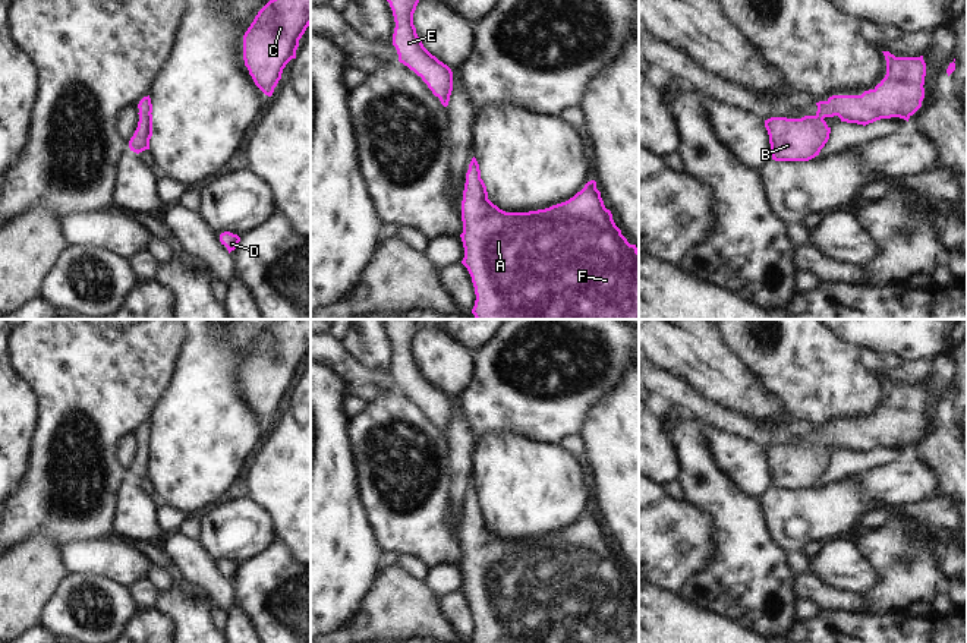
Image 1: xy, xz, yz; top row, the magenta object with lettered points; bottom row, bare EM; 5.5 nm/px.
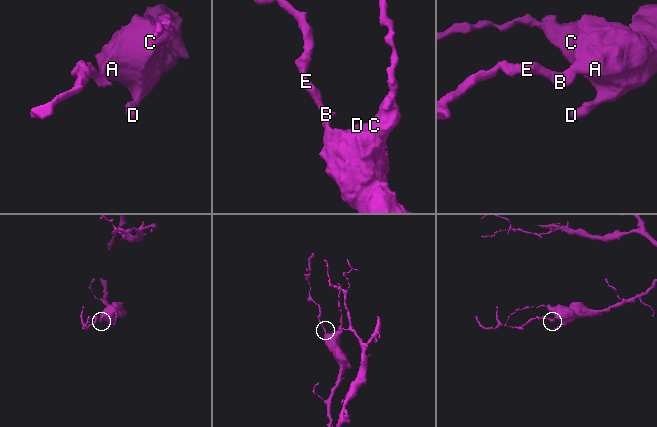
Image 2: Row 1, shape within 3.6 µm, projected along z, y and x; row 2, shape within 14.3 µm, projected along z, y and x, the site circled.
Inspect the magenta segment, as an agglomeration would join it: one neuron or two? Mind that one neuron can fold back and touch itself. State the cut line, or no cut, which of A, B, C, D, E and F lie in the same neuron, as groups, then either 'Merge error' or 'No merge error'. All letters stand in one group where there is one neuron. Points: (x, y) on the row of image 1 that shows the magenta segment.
No split. Groups: A B C D E F. No merge error.

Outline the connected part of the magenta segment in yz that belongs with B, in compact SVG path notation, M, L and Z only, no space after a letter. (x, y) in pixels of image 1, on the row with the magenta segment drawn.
M889 51L882 53L886 75L873 89L862 95L832 95L826 101L819 101L815 116L765 120L772 160L809 161L819 155L831 133L825 117L838 116L841 122L863 126L891 117L908 122L925 98L926 63L923 56L895 57Z

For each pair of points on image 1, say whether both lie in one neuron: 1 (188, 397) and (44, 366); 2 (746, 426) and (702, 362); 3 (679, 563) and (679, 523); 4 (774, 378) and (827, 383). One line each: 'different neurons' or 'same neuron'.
1: different neurons
2: different neurons
3: same neuron
4: same neuron

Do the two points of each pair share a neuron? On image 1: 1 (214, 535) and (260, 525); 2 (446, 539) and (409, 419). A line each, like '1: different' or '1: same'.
1: same
2: same

